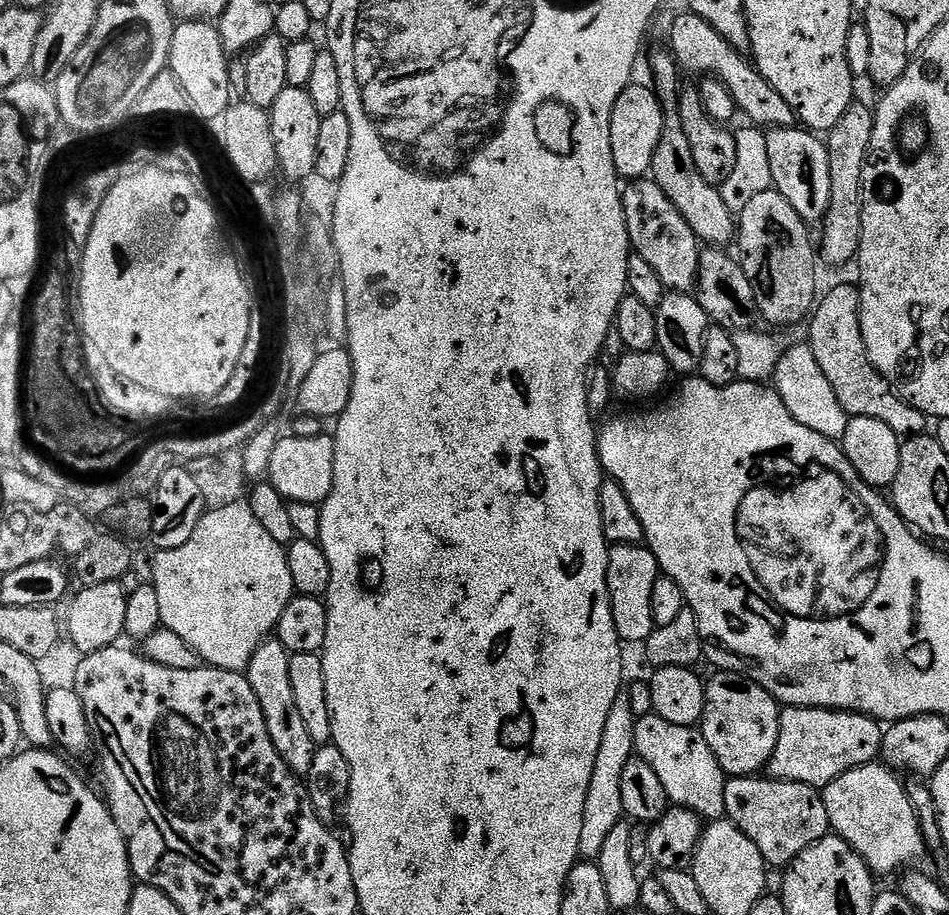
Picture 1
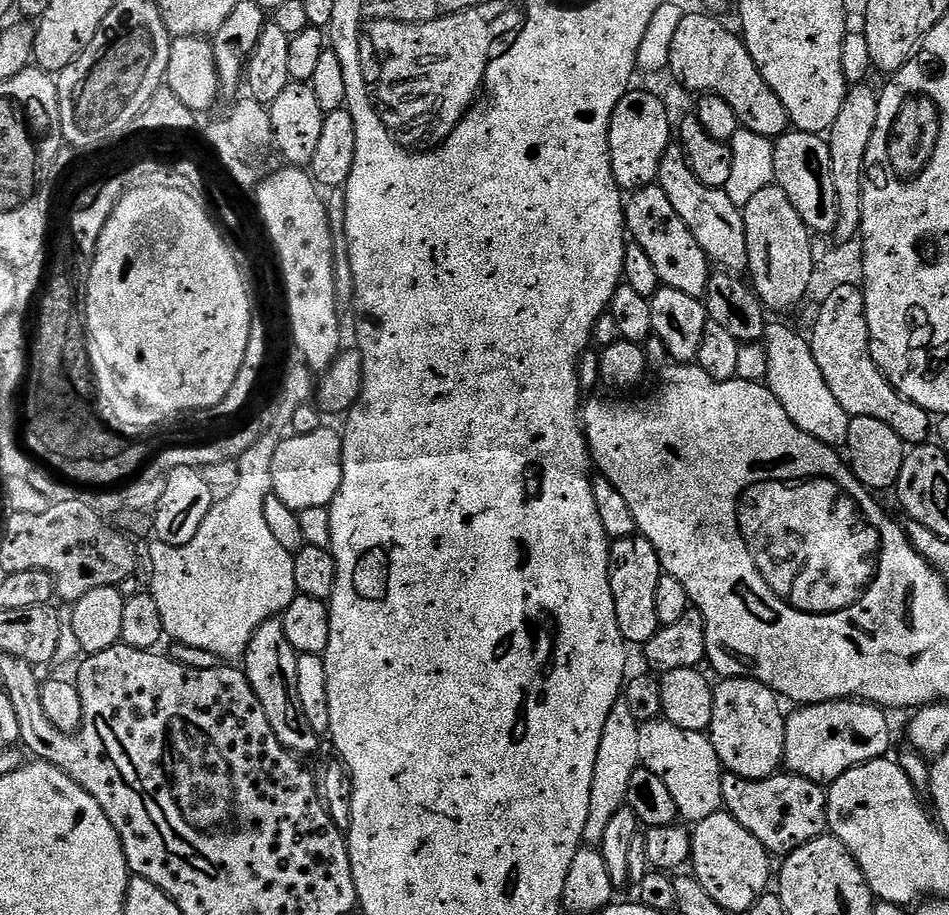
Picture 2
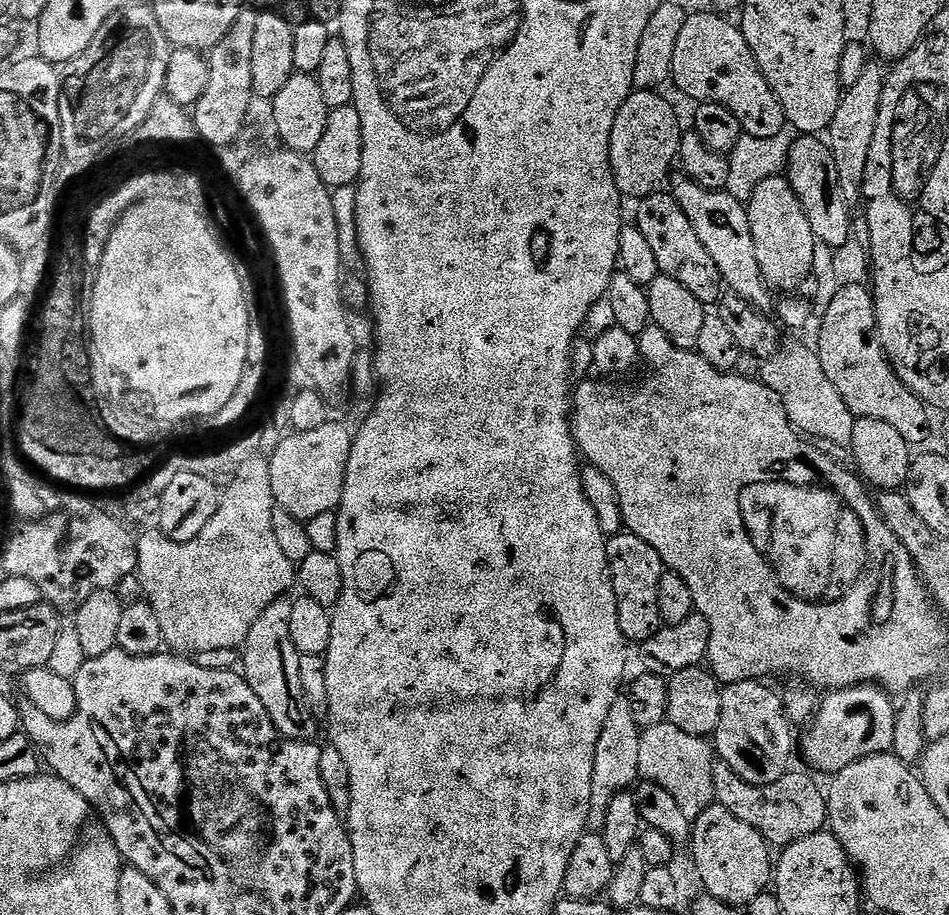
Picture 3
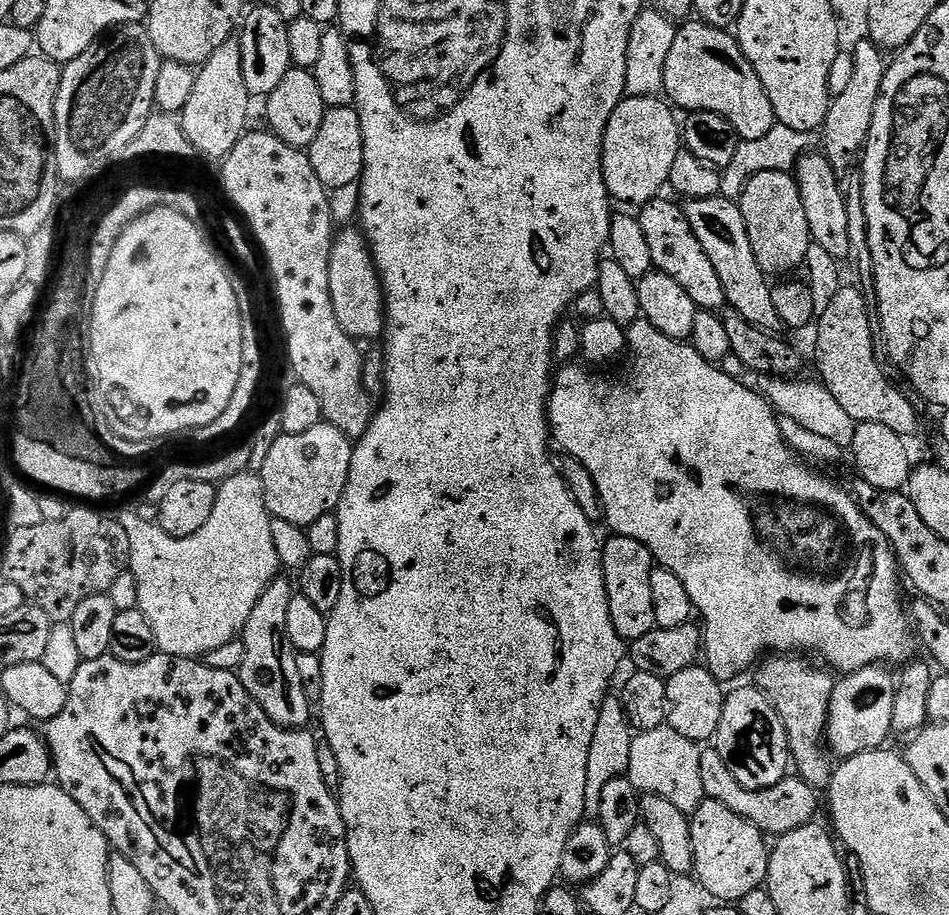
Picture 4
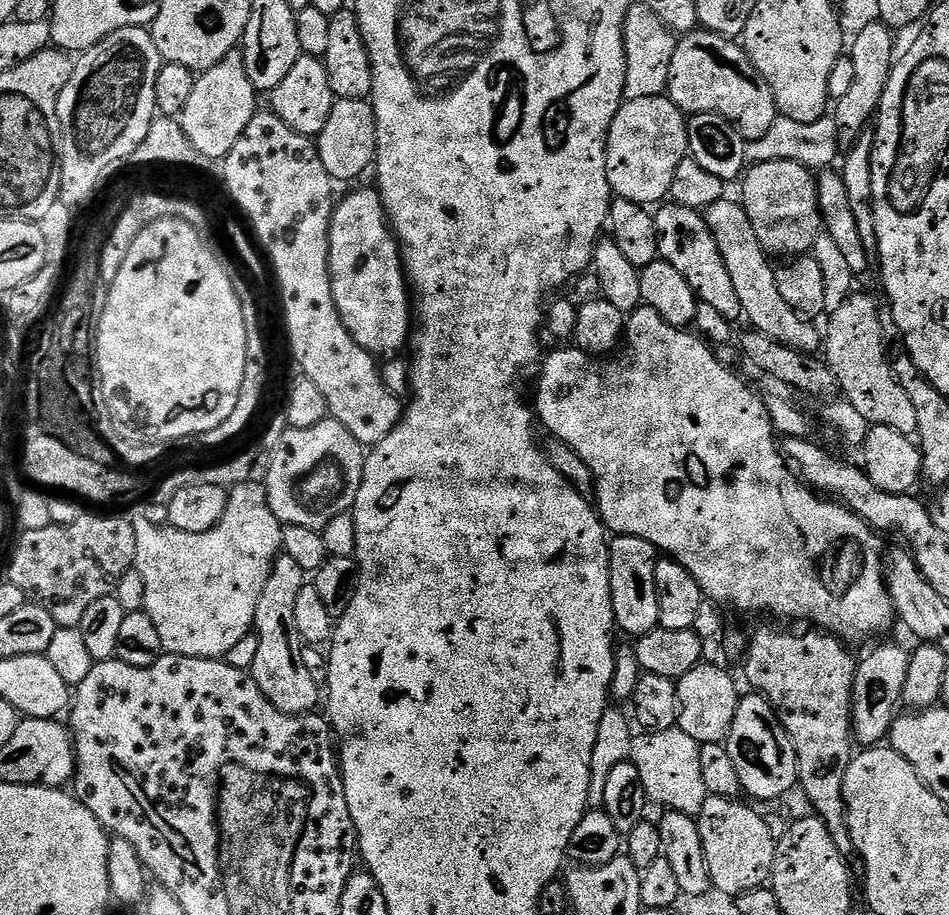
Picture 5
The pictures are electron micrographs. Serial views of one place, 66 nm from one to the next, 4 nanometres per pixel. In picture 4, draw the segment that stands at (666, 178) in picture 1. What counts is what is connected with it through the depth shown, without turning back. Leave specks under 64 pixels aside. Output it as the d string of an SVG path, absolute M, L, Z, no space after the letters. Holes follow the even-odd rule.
M719 195L688 200L683 209L698 242L702 242L702 248L706 250L710 262L714 262L718 278L722 278L724 298L731 309L754 328L776 330L780 324L780 312L776 309L776 300L772 297L771 286L768 285L766 269L758 262L754 252L750 230L746 230L746 218L739 203L735 199Z

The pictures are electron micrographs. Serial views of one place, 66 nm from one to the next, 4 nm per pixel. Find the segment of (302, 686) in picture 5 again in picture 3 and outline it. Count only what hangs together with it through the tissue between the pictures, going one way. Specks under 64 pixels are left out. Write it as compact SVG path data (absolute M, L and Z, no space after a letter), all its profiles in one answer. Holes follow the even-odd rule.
M281 598L274 601L250 626L250 634L242 645L242 675L244 681L258 694L270 722L276 730L291 740L315 741L317 717L312 714L312 707L306 702L302 690L302 674L298 674L301 654L290 638L290 610L292 600Z

